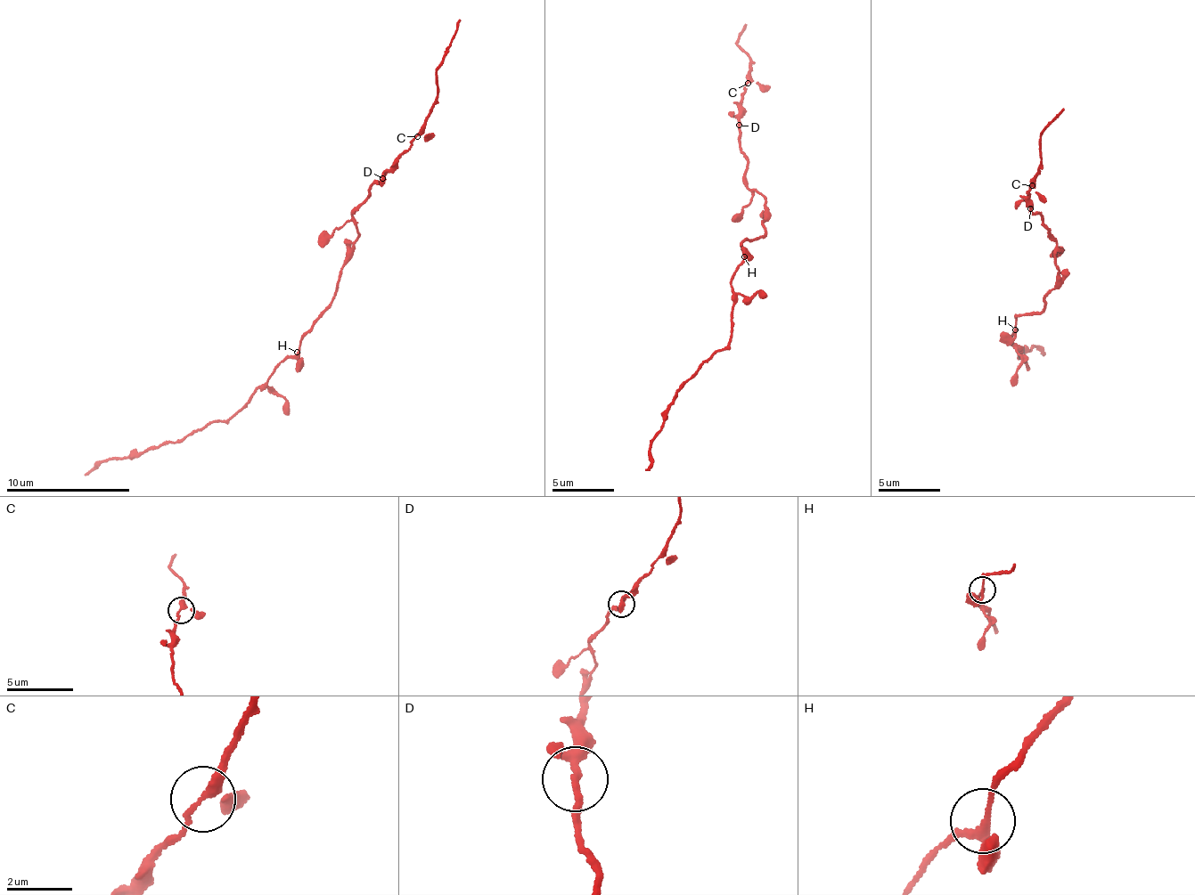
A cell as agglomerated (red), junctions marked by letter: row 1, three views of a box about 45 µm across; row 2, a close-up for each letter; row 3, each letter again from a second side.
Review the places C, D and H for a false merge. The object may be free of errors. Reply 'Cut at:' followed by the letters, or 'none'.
Cut at: none

